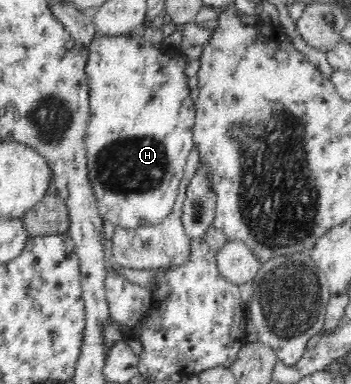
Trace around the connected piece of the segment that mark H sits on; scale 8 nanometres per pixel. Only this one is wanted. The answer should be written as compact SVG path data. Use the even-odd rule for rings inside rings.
M96 33L92 44L87 47L86 75L89 83L90 94L90 119L85 131L85 148L87 149L87 168L92 192L98 202L100 217L108 219L114 226L125 229L160 224L174 209L180 181L184 177L186 159L194 146L192 129L195 123L195 102L190 98L188 76L184 72L186 61L180 52L172 49L163 49L161 46L152 45L151 39L137 38L132 34L122 36L106 36Z

